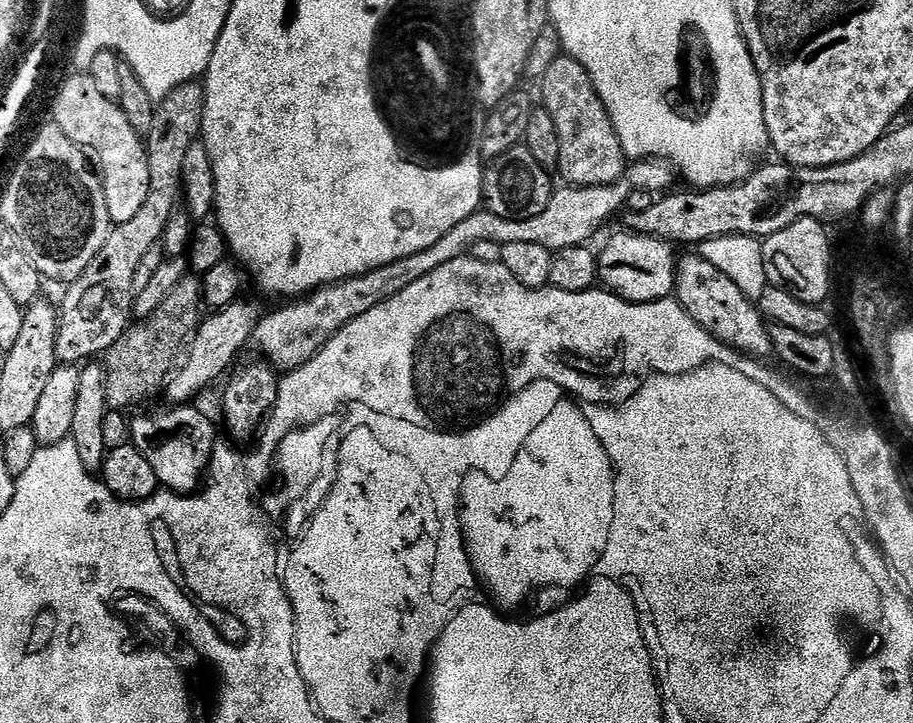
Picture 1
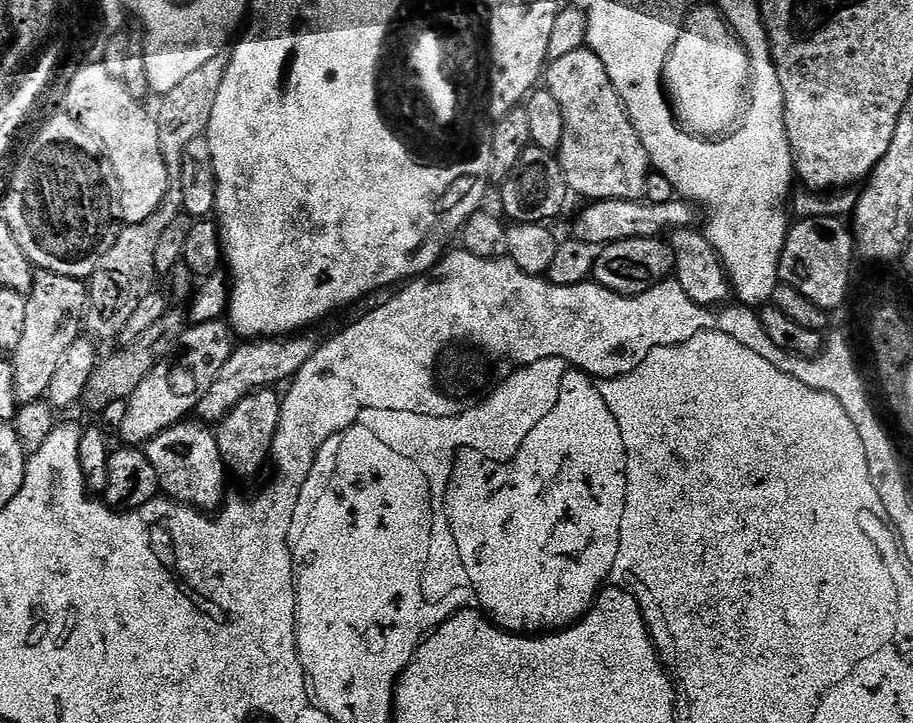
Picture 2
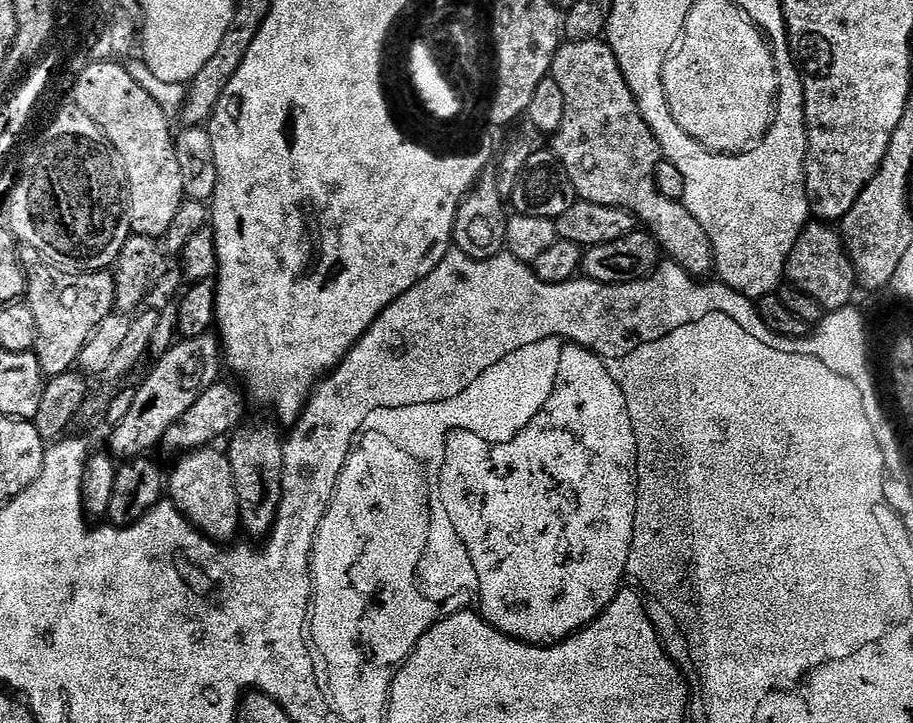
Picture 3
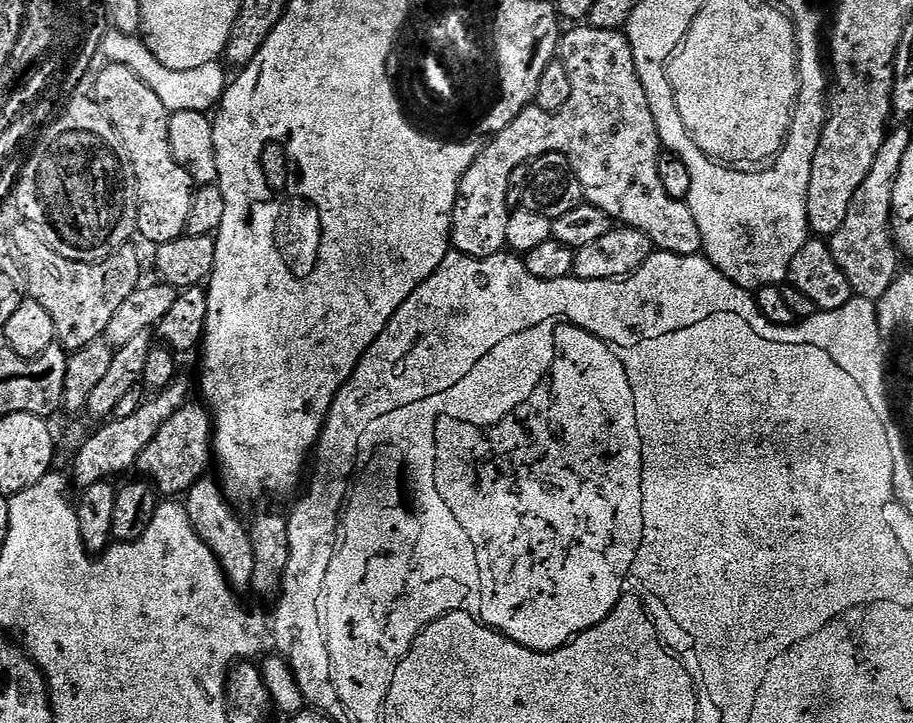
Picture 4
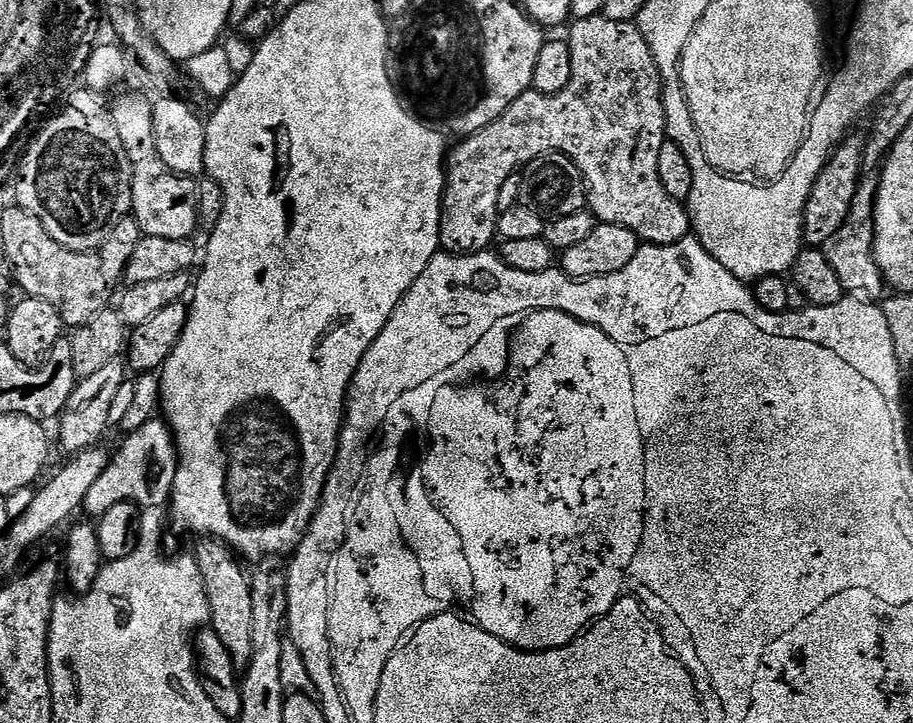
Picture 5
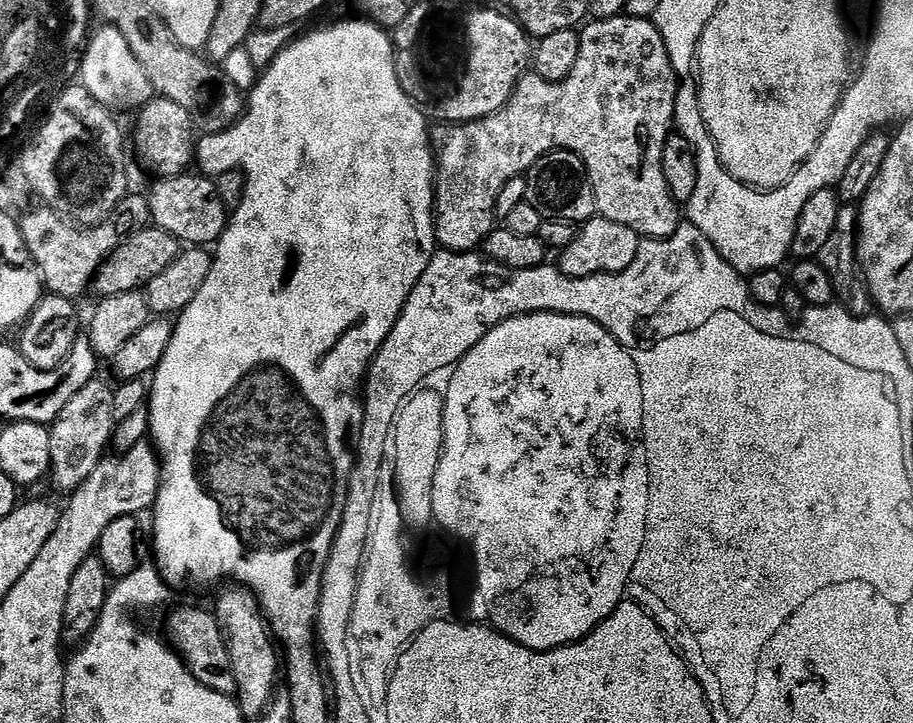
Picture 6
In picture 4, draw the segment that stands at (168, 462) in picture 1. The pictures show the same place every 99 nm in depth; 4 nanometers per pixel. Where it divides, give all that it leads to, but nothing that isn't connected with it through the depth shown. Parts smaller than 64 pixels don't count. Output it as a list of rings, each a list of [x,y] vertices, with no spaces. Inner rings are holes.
[[[200,479],[194,487],[189,488],[182,500],[184,513],[188,515],[190,526],[202,538],[207,548],[215,556],[224,572],[229,587],[235,591],[247,591],[253,580],[254,552],[251,531],[237,518],[233,505],[229,502],[223,489],[212,479]]]

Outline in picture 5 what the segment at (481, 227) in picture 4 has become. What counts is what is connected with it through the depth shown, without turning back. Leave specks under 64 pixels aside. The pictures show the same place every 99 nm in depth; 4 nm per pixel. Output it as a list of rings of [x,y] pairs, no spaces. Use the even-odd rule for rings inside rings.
[[[603,14],[576,20],[571,25],[571,28],[572,73],[570,74],[570,86],[566,86],[566,90],[562,90],[562,94],[554,94],[553,96],[547,96],[535,90],[524,92],[522,98],[518,98],[518,102],[514,102],[510,106],[510,110],[506,110],[506,114],[502,114],[502,118],[498,118],[498,122],[490,122],[490,126],[486,126],[486,130],[478,130],[478,134],[463,137],[459,141],[460,145],[453,152],[451,149],[447,153],[444,204],[440,207],[440,246],[443,251],[451,252],[453,256],[473,256],[476,252],[489,251],[493,247],[491,245],[492,239],[495,241],[498,236],[496,223],[499,222],[502,211],[500,195],[504,192],[504,183],[516,171],[517,175],[531,160],[547,152],[561,152],[562,154],[566,154],[578,166],[578,170],[584,176],[585,184],[588,185],[587,207],[599,223],[626,226],[626,230],[630,230],[635,236],[639,236],[641,241],[649,244],[673,244],[674,242],[685,239],[689,235],[690,221],[688,219],[687,207],[681,201],[669,196],[665,187],[662,186],[662,182],[659,181],[658,154],[667,137],[666,114],[664,113],[665,92],[660,78],[660,69],[657,68],[654,62],[652,51],[646,42],[646,38],[642,35],[635,23],[610,21]]]

